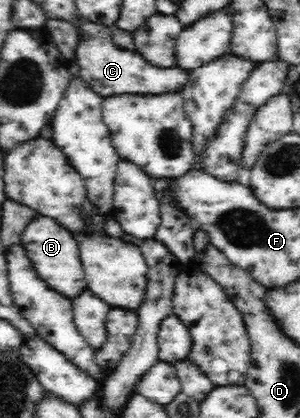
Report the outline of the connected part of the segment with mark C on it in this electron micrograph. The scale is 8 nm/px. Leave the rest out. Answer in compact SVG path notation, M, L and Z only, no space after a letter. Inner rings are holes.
M75 19L78 27L78 36L81 41L77 45L73 56L74 61L80 66L80 79L88 88L95 90L103 98L116 94L163 94L165 91L181 91L188 84L190 71L178 66L158 69L155 65L148 65L144 57L134 51L120 49L112 42L111 28L97 25L87 19Z

